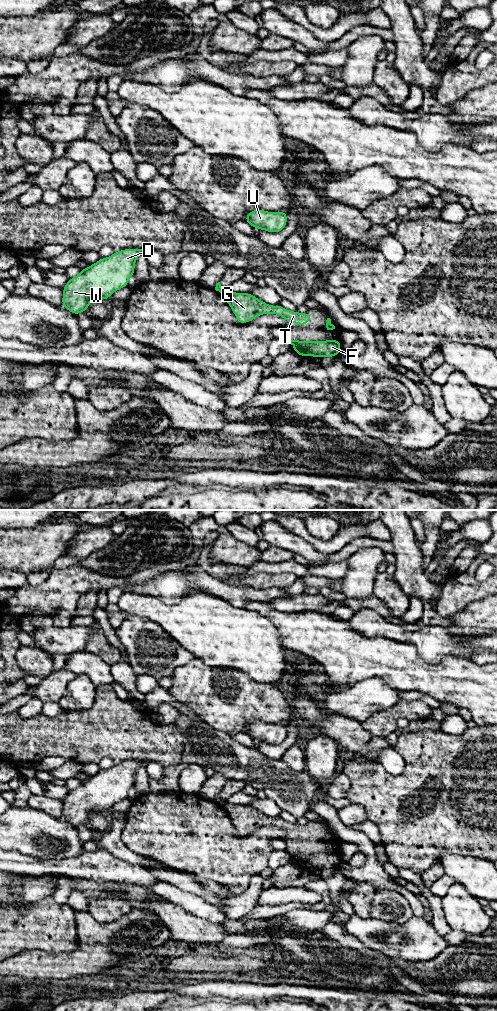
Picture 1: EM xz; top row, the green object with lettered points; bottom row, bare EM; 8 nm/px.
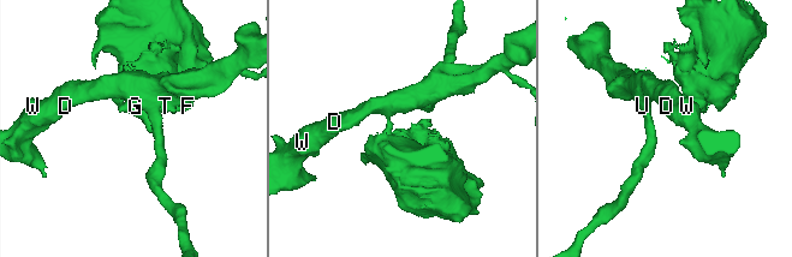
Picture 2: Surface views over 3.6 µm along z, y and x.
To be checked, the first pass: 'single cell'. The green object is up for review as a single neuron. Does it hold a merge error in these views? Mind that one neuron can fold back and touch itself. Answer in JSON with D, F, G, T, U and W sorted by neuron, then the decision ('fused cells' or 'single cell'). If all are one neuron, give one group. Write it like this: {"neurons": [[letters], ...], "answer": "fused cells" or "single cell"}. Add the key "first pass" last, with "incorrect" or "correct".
{"neurons": [["D", "U", "W"], ["F", "G", "T"]], "answer": "fused cells", "first pass": "incorrect"}

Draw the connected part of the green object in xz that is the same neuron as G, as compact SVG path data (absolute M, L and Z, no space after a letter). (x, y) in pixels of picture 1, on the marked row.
M224 289L219 292L232 309L239 324L252 321L262 314L276 314L284 318L287 322L304 326L313 319L311 314L292 312L280 305L272 306L261 301L251 293L230 292Z

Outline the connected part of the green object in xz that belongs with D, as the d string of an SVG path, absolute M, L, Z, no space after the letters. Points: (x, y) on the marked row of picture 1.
M123 249L114 252L107 258L100 258L88 268L81 269L76 277L69 278L63 287L62 306L72 314L78 315L87 311L89 304L95 300L107 300L117 290L128 286L129 278L135 274L135 263L140 254L147 251L143 249Z

